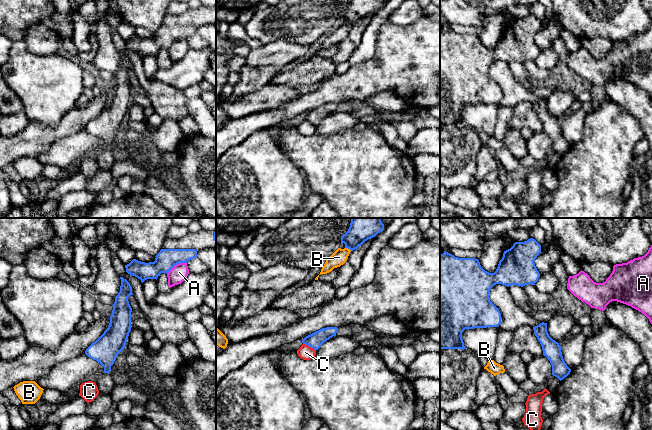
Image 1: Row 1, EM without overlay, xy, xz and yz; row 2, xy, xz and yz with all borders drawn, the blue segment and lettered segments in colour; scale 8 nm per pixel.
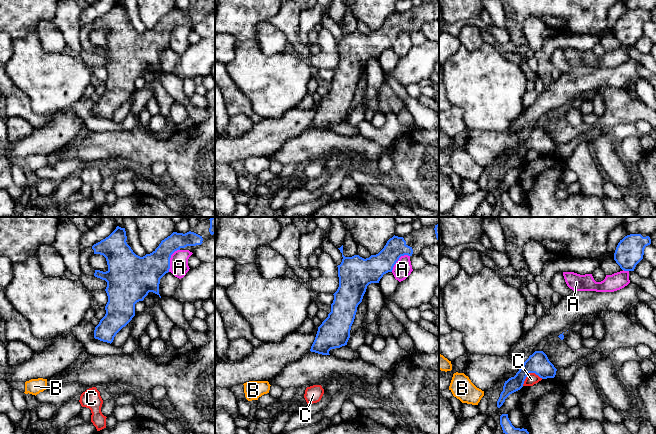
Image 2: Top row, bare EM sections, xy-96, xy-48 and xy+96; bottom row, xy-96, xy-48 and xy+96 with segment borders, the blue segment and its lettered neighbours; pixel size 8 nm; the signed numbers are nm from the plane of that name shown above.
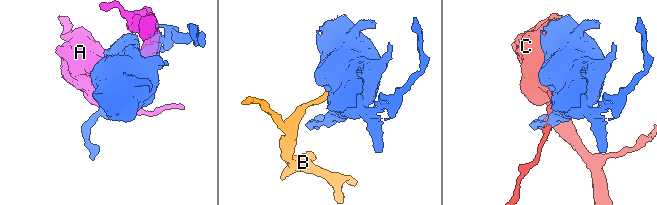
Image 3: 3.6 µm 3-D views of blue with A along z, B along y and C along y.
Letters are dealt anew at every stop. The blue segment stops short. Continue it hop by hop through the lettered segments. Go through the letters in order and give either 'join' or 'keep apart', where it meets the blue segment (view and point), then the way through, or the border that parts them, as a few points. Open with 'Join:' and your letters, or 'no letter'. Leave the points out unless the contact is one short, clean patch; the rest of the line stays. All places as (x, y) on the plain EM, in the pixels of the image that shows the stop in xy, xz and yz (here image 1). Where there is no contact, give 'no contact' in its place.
Join: no letter
A: keep apart; meets blue in xy at (176, 40)
B: keep apart; meets blue in xz at (348, 24); border along xz (345, 23), (351, 26)
C: keep apart; meets blue in xz at (309, 121); border along xz (303, 119), (315, 127)

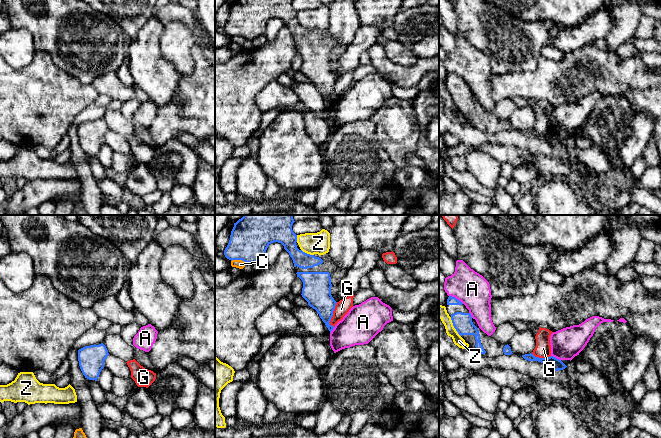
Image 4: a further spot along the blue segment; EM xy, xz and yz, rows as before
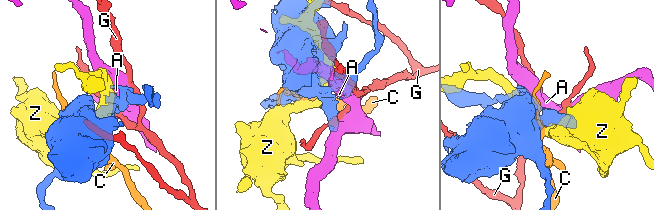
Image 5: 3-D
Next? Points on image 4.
Join: no letter
A: keep apart; meets blue in yz at (455, 74)
C: keep apart; meets blue in xz at (239, 35)
G: keep apart; meets blue in xz at (332, 90); border along xz (337, 78), (329, 98), (332, 102)
Z: keep apart; meets blue in xz at (306, 29)

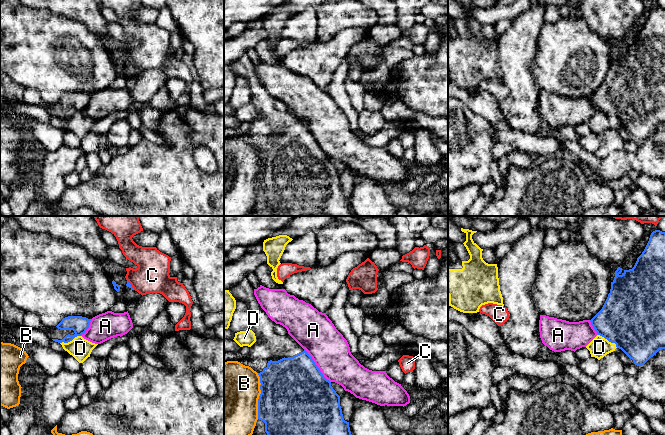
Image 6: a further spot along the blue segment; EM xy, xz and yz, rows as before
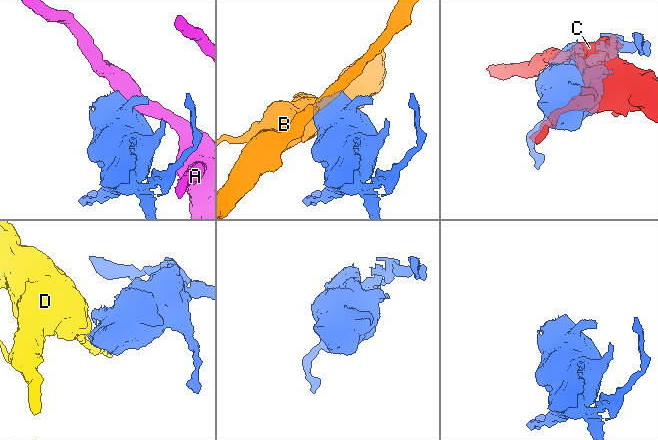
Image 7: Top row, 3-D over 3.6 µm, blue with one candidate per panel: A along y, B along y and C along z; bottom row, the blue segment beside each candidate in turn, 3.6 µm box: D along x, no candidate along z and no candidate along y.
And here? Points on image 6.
Join: no letter
A: keep apart; meets blue in xz at (316, 141); border along xz (304, 124), (320, 148), (330, 158)
B: keep apart; meets blue in xz at (259, 172)
C: keep apart; meets blue in xy at (130, 61)
D: keep apart; meets blue in yz at (608, 116); border along yz (598, 110), (613, 118), (617, 123)

